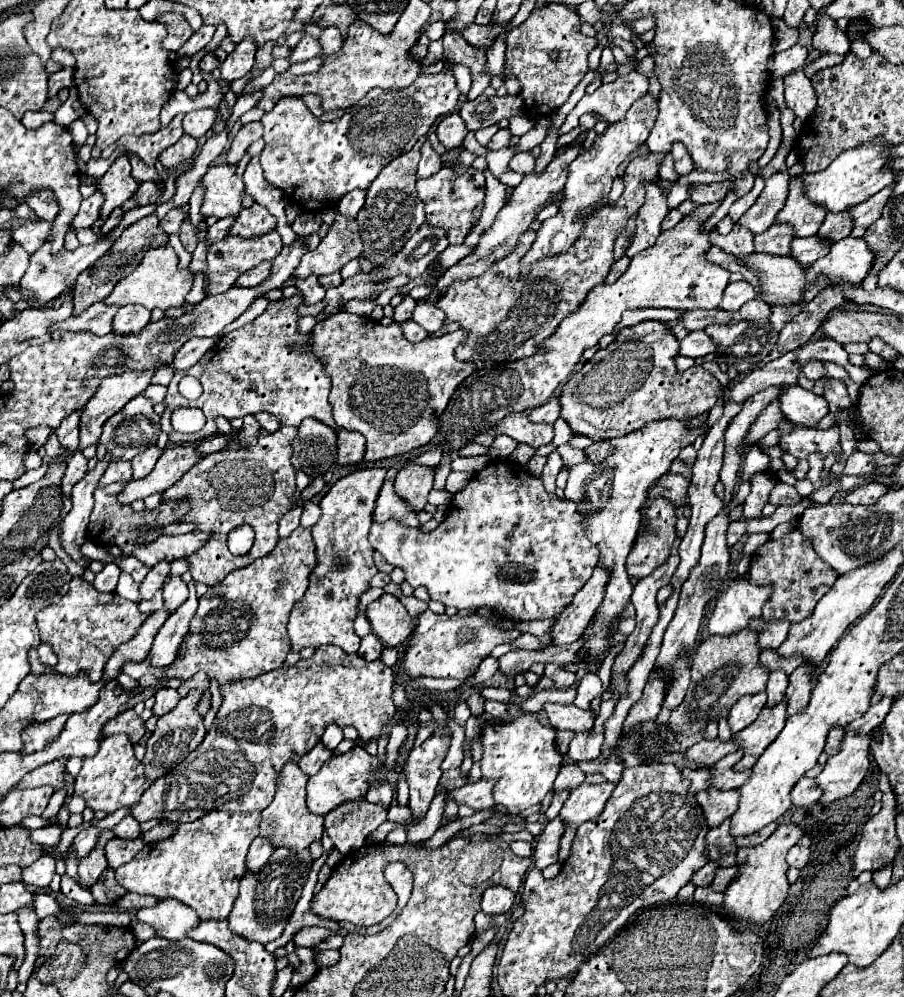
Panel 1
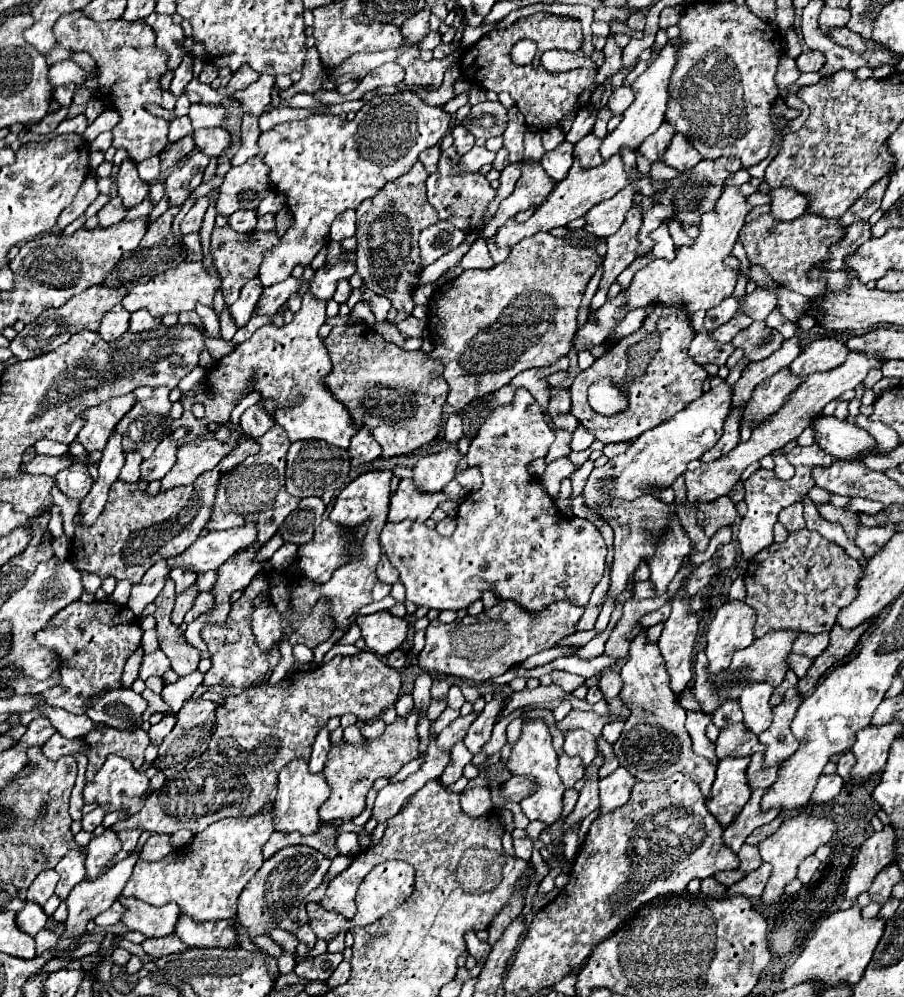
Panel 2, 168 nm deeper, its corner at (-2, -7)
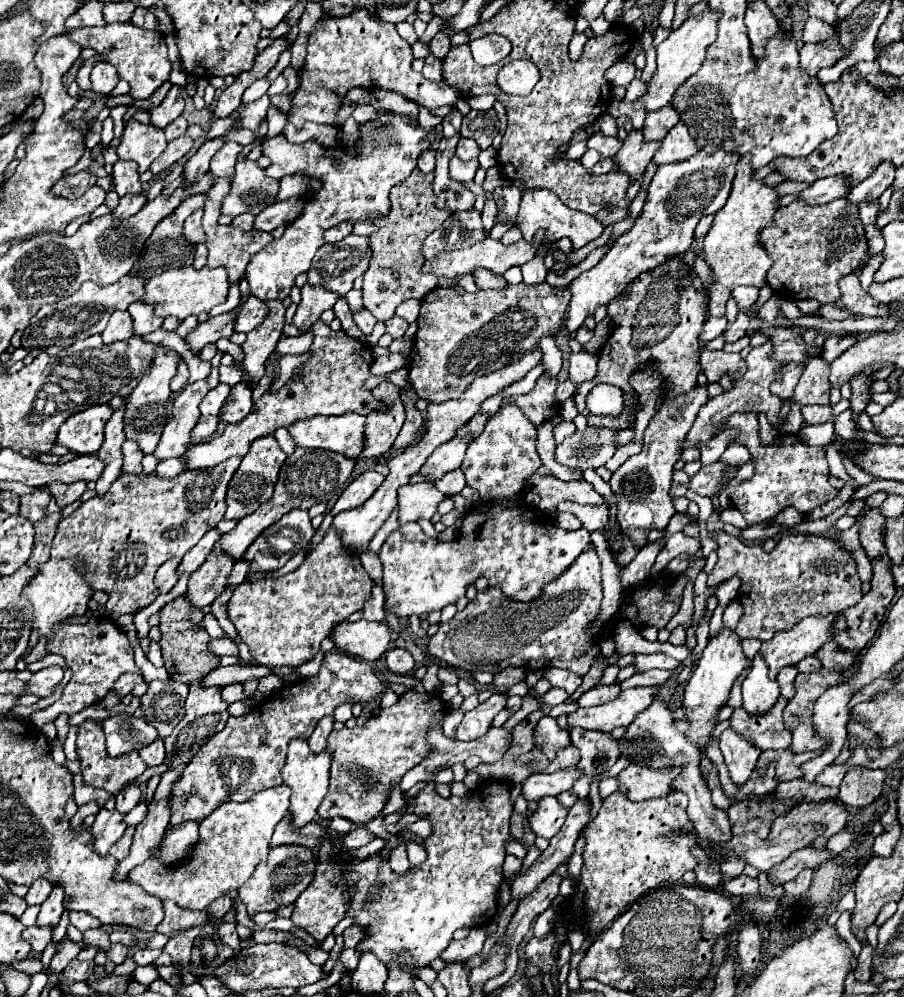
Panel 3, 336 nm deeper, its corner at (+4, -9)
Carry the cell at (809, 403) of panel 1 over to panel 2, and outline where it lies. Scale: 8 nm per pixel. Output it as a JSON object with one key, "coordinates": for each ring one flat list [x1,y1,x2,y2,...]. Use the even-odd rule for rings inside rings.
{"coordinates":[[818,415,812,419,816,445,838,459,850,459,850,455,866,455,874,447,874,439,856,425,840,421,834,415]]}

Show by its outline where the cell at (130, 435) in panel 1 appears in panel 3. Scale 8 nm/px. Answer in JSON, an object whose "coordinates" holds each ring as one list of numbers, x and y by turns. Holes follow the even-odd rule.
{"coordinates":[[158,345,156,353,154,353,154,359,152,359,152,365,142,375,140,383,136,385,136,389,128,397,128,409,126,409,126,415,124,415,124,433,126,433,128,439,140,441,140,449,144,453,154,453,166,421,172,419,170,379,176,375,178,363,180,363,180,355,174,349]]}

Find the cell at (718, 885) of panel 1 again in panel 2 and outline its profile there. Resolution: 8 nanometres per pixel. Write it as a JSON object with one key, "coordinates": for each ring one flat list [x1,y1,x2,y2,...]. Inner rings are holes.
{"coordinates":[[762,863,758,869,746,873,746,877,734,885,728,887,728,897,734,897,734,895,742,895,742,897,748,897,748,899,754,899,758,895,762,895,762,887,766,885,766,879,770,875,770,865]]}

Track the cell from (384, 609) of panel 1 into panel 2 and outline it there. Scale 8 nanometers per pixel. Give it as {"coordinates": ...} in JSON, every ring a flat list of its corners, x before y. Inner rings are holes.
{"coordinates":[[378,611,358,617,356,623,362,629,368,651,374,651,380,657,396,651,404,643,408,633,406,619,394,617,390,611]]}

